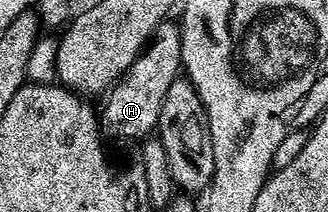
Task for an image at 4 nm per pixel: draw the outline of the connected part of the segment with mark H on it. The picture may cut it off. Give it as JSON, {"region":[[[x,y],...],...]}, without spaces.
{"region":[[[168,20],[156,28],[138,60],[111,87],[106,95],[107,107],[101,110],[102,125],[108,131],[111,129],[119,138],[142,140],[154,135],[159,124],[165,92],[169,92],[169,84],[173,84],[173,80],[180,77],[182,70],[181,26],[178,21]]]}

